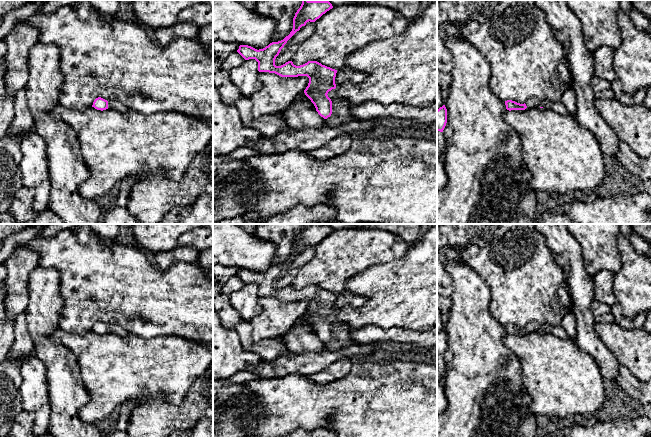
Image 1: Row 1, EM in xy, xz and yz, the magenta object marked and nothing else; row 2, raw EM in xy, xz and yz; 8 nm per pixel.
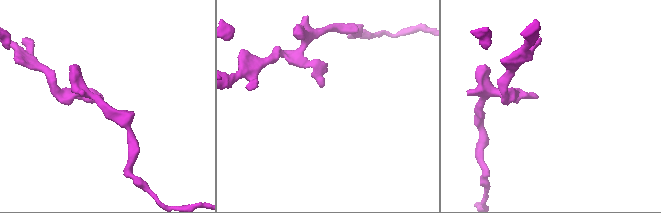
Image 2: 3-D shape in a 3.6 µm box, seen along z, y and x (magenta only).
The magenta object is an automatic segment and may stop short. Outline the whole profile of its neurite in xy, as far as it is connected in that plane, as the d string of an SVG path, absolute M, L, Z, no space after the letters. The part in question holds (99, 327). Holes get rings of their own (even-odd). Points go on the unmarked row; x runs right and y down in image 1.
M98 321L94 324L92 331L101 335L106 333L113 333L122 337L125 337L129 334L129 332L126 329L124 329L122 326L115 324L107 325L101 321Z

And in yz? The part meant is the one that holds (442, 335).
M445 329L437 334L437 355L443 356L447 347L447 333Z

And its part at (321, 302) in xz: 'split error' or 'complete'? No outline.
split error

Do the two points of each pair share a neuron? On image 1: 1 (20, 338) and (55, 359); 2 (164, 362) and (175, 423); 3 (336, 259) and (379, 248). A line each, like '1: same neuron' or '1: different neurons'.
1: different neurons
2: different neurons
3: same neuron

